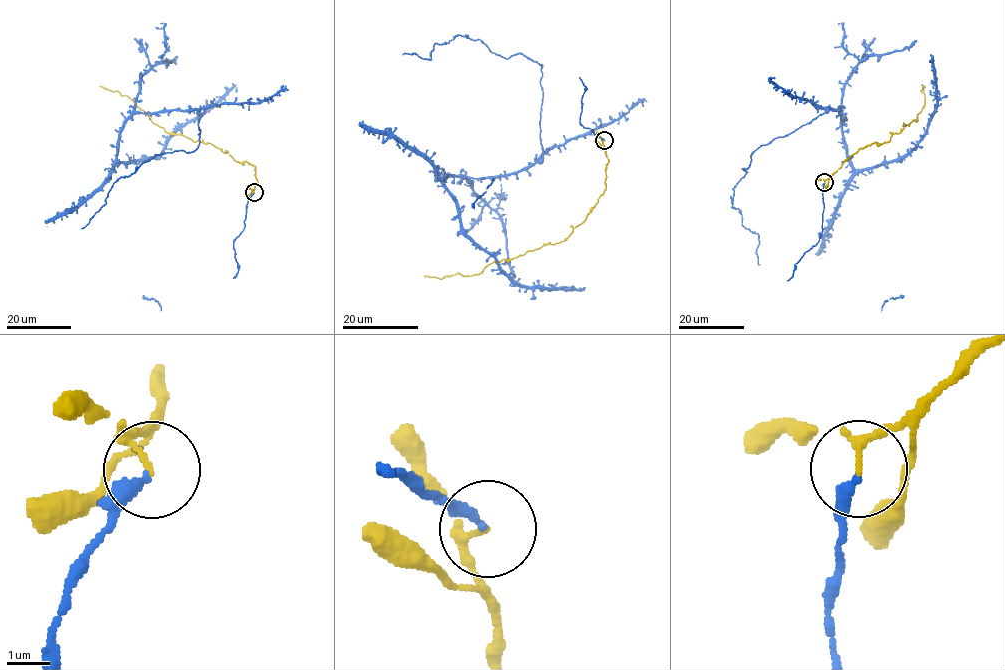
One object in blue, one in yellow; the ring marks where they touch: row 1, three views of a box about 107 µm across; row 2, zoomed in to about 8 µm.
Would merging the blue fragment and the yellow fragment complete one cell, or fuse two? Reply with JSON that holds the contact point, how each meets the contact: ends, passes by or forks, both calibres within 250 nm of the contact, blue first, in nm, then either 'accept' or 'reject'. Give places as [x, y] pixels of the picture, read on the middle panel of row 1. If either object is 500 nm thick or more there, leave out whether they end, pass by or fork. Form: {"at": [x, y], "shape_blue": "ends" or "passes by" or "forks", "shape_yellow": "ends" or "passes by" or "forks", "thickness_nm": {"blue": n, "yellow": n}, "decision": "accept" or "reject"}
{"at": [604, 140], "shape_blue": "ends", "shape_yellow": "passes by", "thickness_nm": {"blue": 260, "yellow": 90}, "decision": "accept"}

